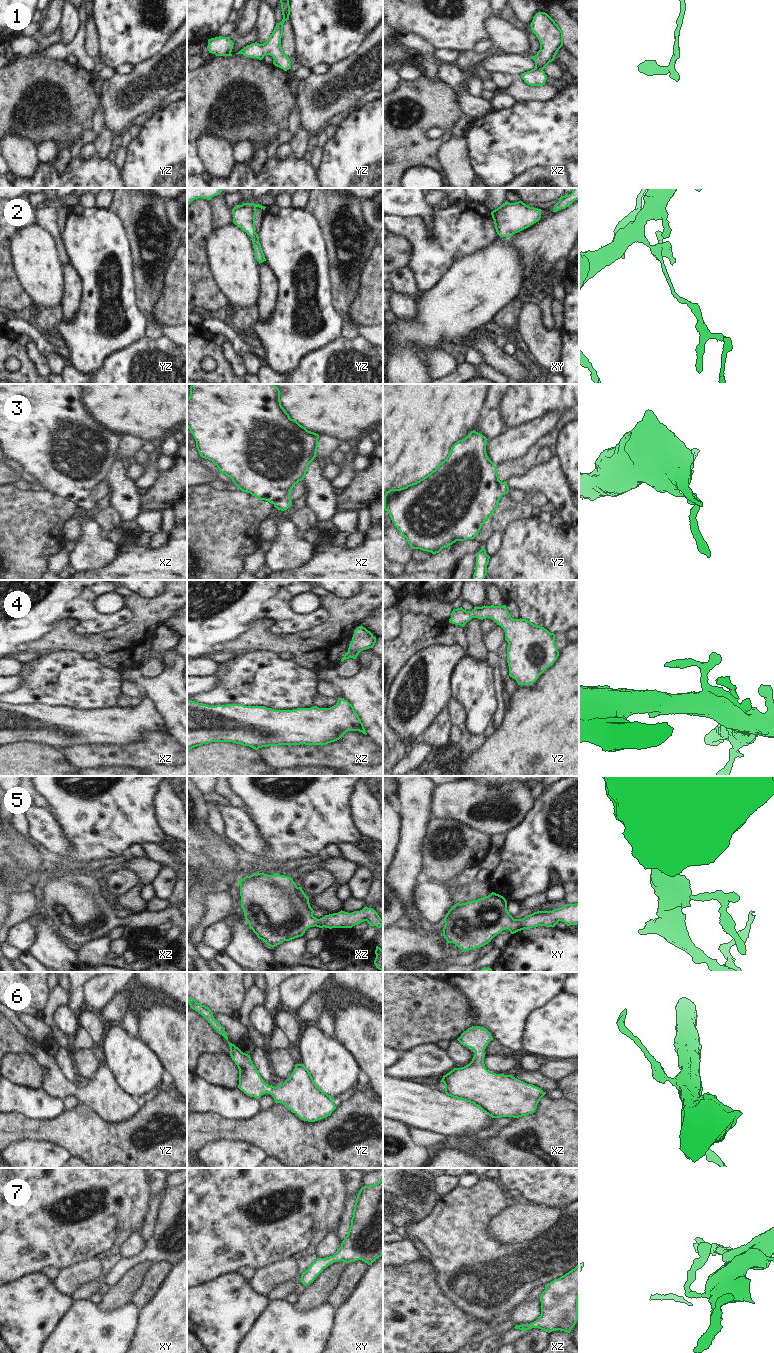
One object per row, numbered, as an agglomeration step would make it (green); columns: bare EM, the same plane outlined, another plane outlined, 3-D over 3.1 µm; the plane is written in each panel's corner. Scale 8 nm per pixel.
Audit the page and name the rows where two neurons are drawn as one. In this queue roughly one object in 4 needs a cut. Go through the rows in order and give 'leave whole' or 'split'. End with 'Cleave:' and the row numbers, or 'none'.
1: leave whole
2: leave whole
3: leave whole
4: leave whole
5: leave whole
6: leave whole
7: leave whole
Cleave: none

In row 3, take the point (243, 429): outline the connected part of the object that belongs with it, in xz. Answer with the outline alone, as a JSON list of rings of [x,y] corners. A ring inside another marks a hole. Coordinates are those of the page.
[[[192,384],[190,396],[187,399],[187,428],[192,433],[196,441],[196,448],[202,458],[212,461],[218,467],[219,472],[230,477],[241,491],[250,493],[260,500],[265,500],[281,511],[292,506],[290,491],[295,484],[304,479],[308,465],[316,457],[319,439],[318,434],[308,431],[296,420],[290,418],[281,405],[280,390],[275,384]]]

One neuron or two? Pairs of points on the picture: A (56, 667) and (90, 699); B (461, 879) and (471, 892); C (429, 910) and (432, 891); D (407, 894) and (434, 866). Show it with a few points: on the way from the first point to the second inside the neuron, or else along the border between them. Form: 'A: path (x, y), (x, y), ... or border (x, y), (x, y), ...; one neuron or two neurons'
A: path (64, 675), (82, 691); one neuron
B: border (476, 879), (464, 884), (453, 882); two neurons
C: path (432, 905), (432, 896); one neuron
D: border (421, 852), (422, 873), (424, 875); two neurons

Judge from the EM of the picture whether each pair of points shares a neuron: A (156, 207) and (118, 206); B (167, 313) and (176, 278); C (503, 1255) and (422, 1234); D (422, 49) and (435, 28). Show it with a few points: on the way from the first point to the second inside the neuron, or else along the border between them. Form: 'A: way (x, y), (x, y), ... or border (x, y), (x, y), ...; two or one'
A: way (147, 207), (127, 206); one
B: way (176, 304), (176, 287); one
C: way (483, 1255), (471, 1255), (450, 1234), (442, 1234); one
D: border (405, 32), (417, 33), (435, 47); two

